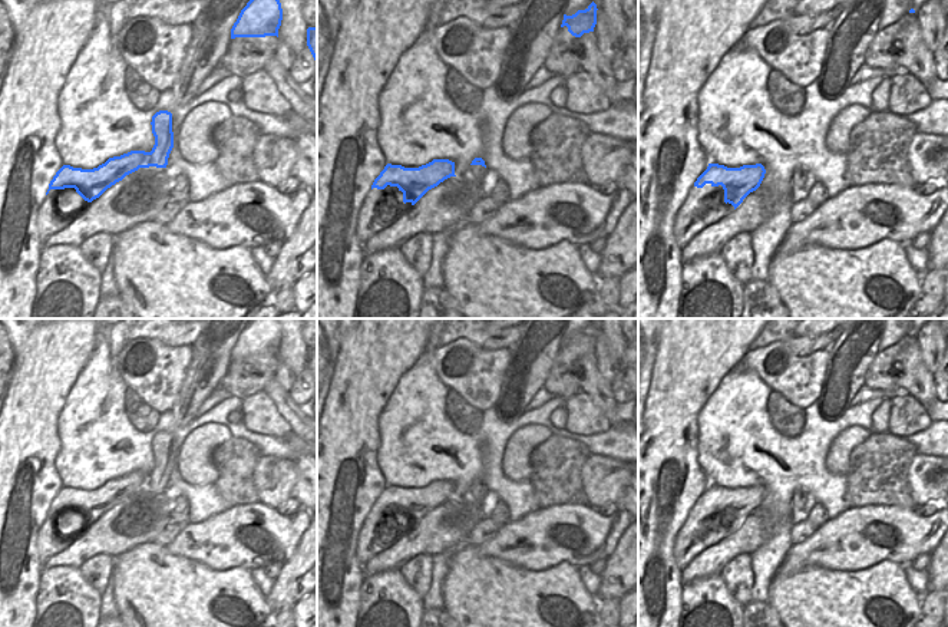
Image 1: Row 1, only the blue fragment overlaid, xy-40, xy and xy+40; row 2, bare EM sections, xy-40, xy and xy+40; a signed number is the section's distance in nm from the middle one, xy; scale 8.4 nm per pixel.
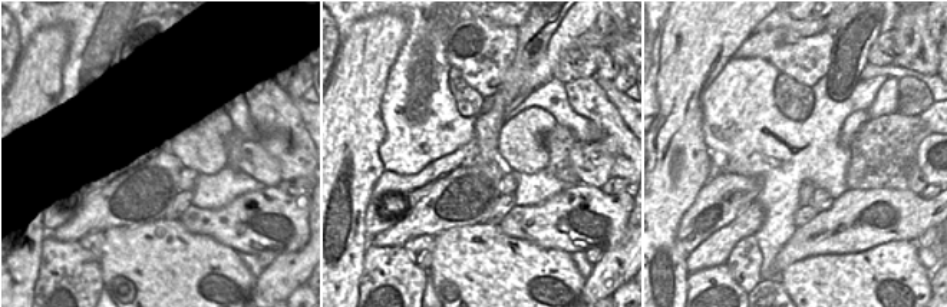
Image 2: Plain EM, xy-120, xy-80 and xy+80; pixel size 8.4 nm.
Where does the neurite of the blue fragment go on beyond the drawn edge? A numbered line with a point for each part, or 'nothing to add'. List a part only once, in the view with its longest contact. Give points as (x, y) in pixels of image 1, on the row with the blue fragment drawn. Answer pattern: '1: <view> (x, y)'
1: xy+40 (697, 211)

